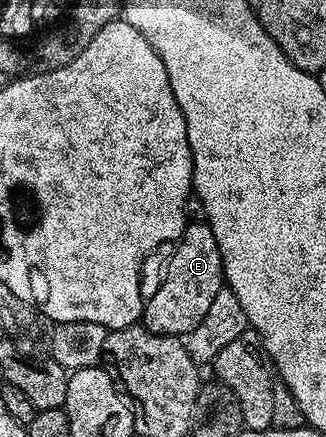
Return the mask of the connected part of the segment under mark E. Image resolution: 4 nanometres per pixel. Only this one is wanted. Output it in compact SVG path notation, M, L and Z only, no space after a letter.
M205 222L188 223L174 245L165 282L157 294L143 305L141 323L153 334L186 337L201 323L201 318L205 318L217 290L224 286L223 259L221 250L217 250L217 238L213 238L213 230Z

